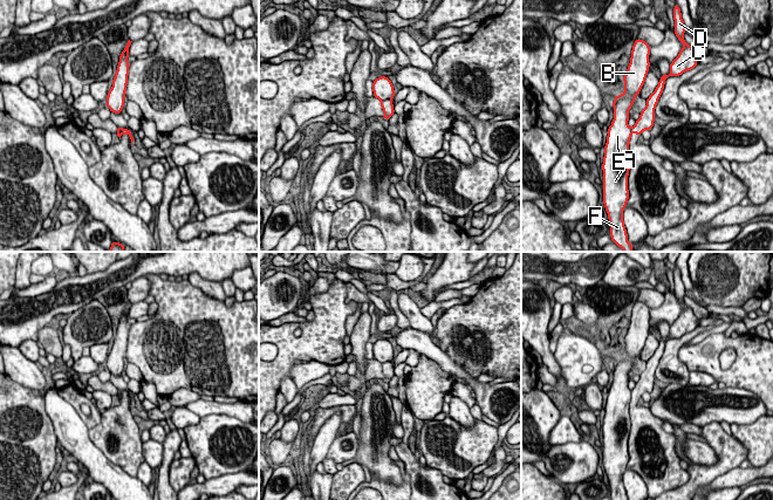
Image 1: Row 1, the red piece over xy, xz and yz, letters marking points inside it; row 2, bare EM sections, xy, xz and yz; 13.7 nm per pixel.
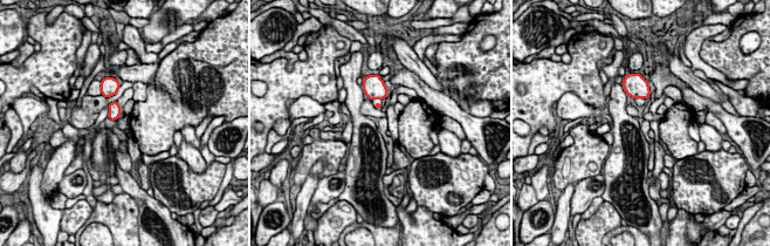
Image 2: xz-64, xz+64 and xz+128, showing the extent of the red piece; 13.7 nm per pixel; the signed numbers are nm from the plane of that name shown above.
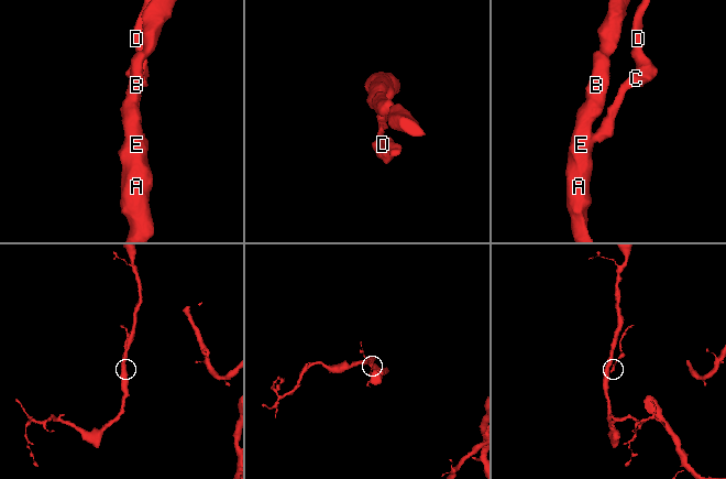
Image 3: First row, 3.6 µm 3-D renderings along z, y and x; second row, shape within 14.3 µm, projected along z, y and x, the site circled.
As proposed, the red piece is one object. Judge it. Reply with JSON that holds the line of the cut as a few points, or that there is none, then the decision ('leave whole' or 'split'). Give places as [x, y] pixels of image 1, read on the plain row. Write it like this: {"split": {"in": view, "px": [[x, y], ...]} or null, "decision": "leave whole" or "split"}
{"split": {"in": "xz", "px": [[390, 361], [381, 364]]}, "decision": "split"}

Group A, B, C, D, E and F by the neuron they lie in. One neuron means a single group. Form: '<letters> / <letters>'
A B E F / C D

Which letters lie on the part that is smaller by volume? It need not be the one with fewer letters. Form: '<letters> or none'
C, D

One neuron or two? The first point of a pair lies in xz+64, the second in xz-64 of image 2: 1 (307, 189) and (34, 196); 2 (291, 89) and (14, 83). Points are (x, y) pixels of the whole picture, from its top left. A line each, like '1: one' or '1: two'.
1: two
2: one

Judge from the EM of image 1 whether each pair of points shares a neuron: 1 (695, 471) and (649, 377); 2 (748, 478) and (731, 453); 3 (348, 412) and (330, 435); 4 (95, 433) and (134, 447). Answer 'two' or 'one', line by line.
1: two
2: two
3: two
4: one

